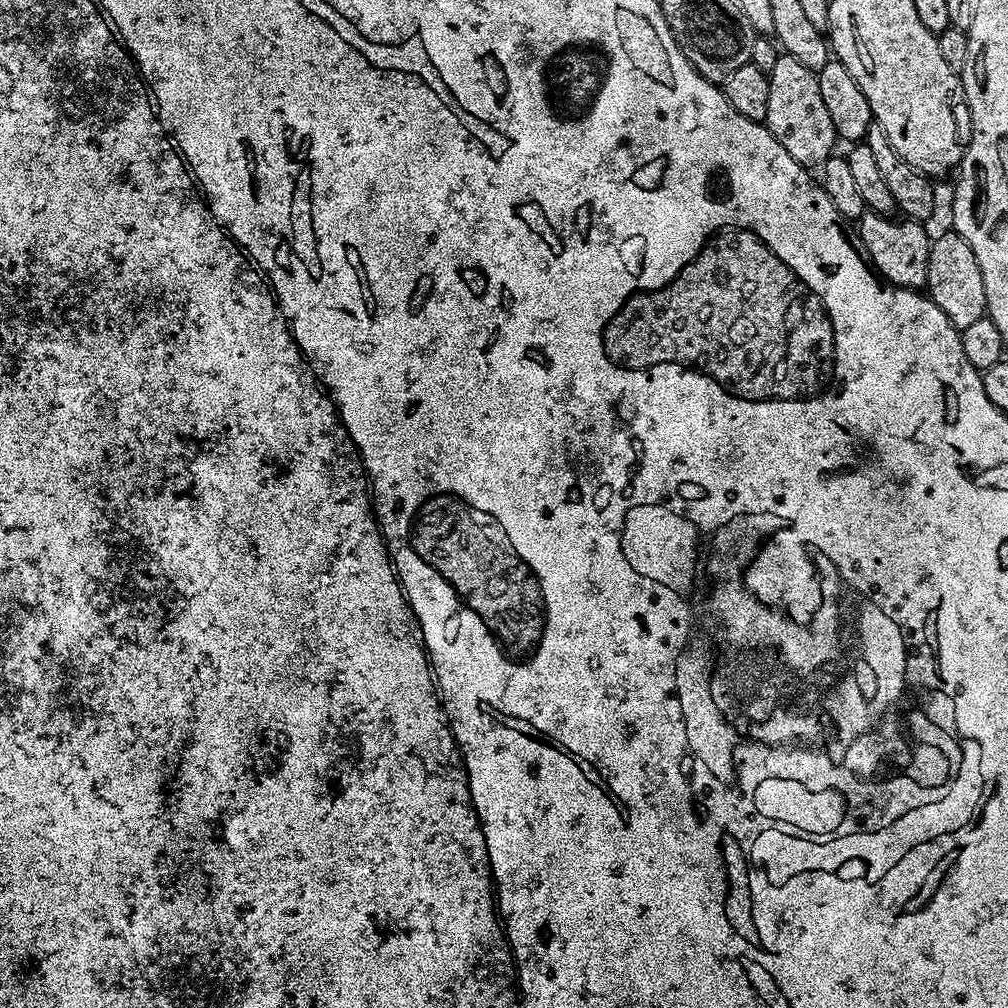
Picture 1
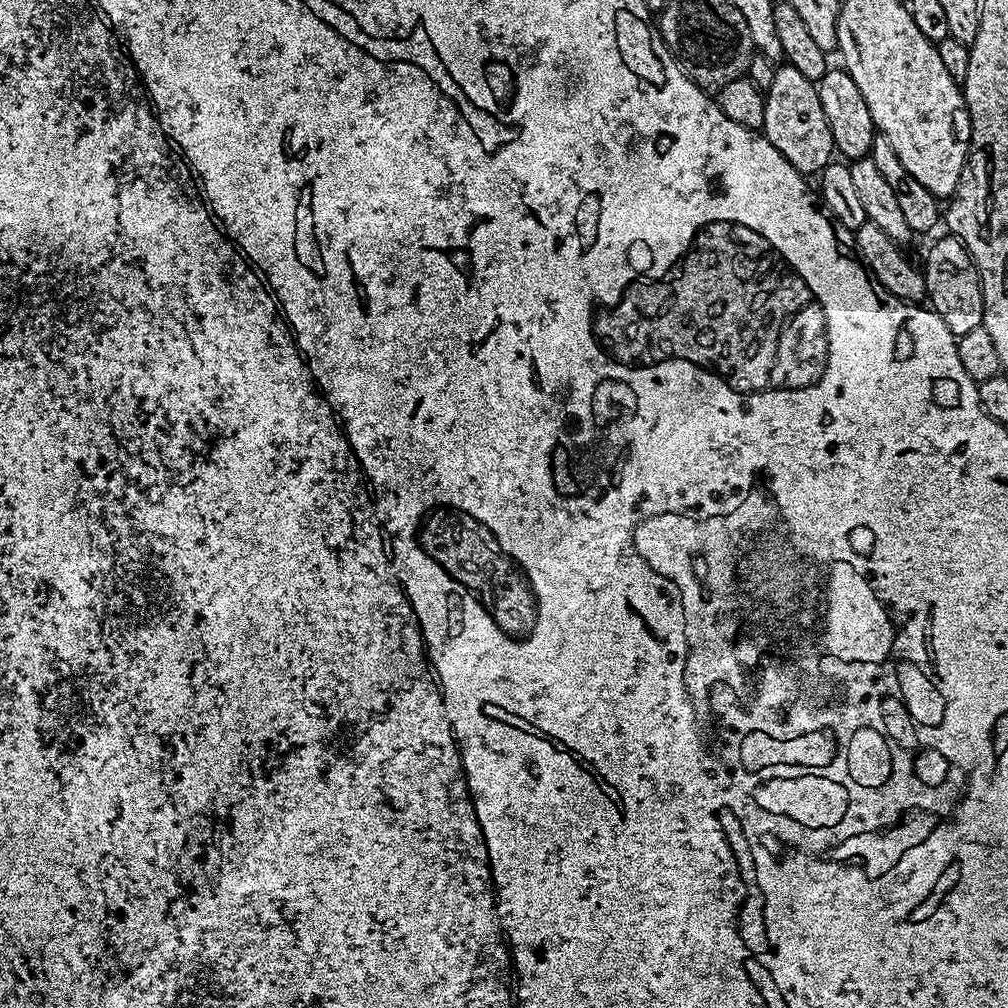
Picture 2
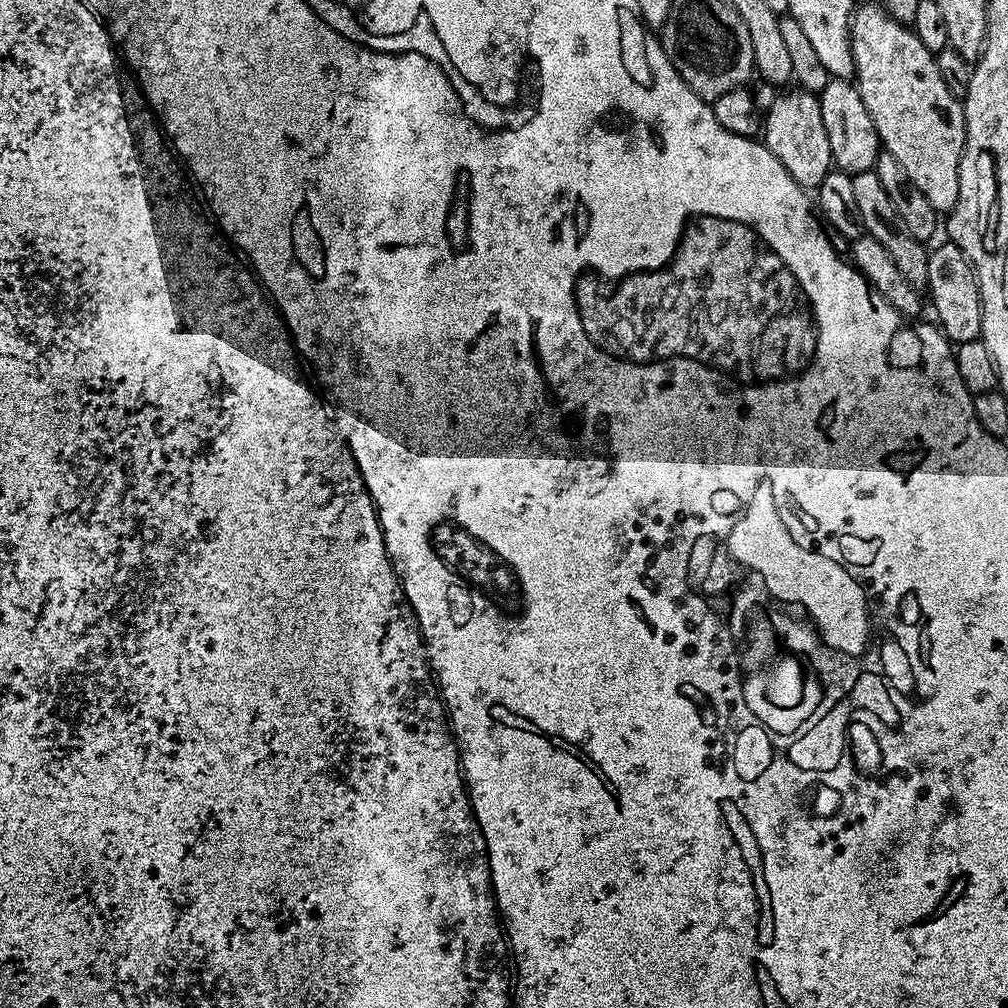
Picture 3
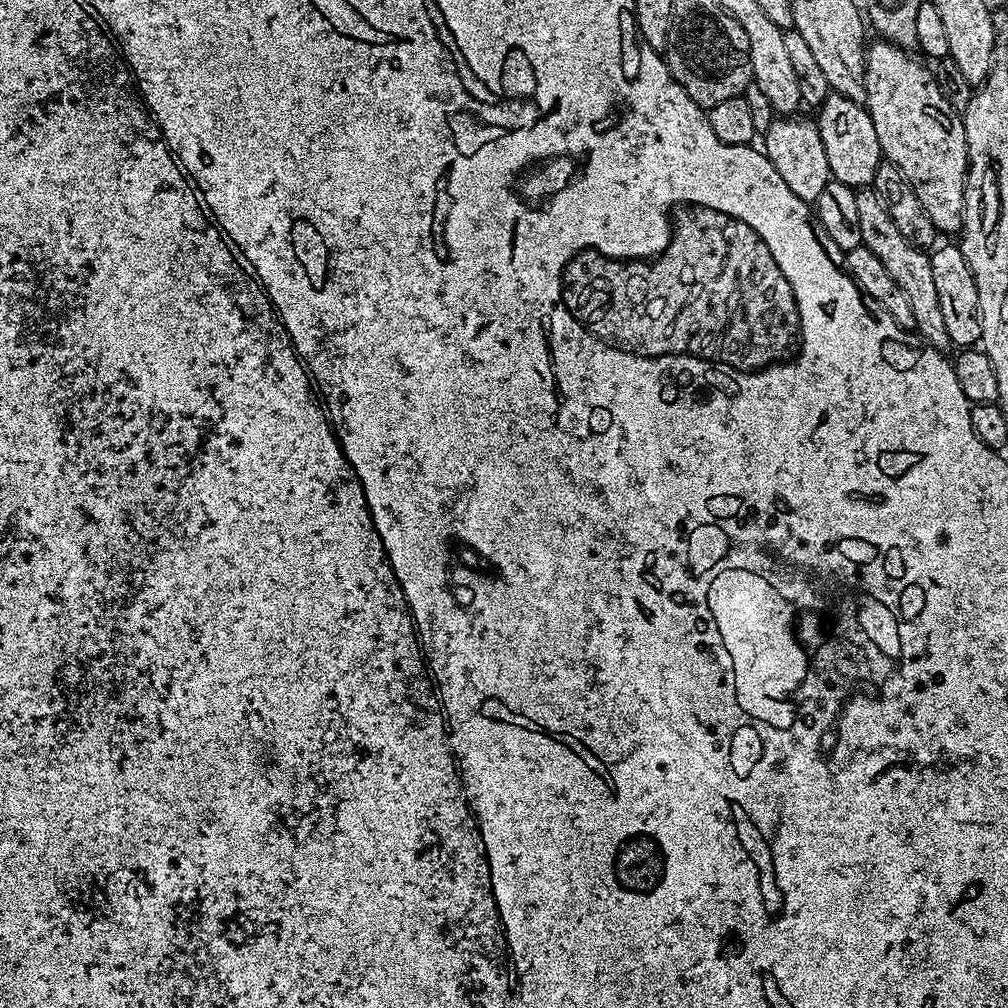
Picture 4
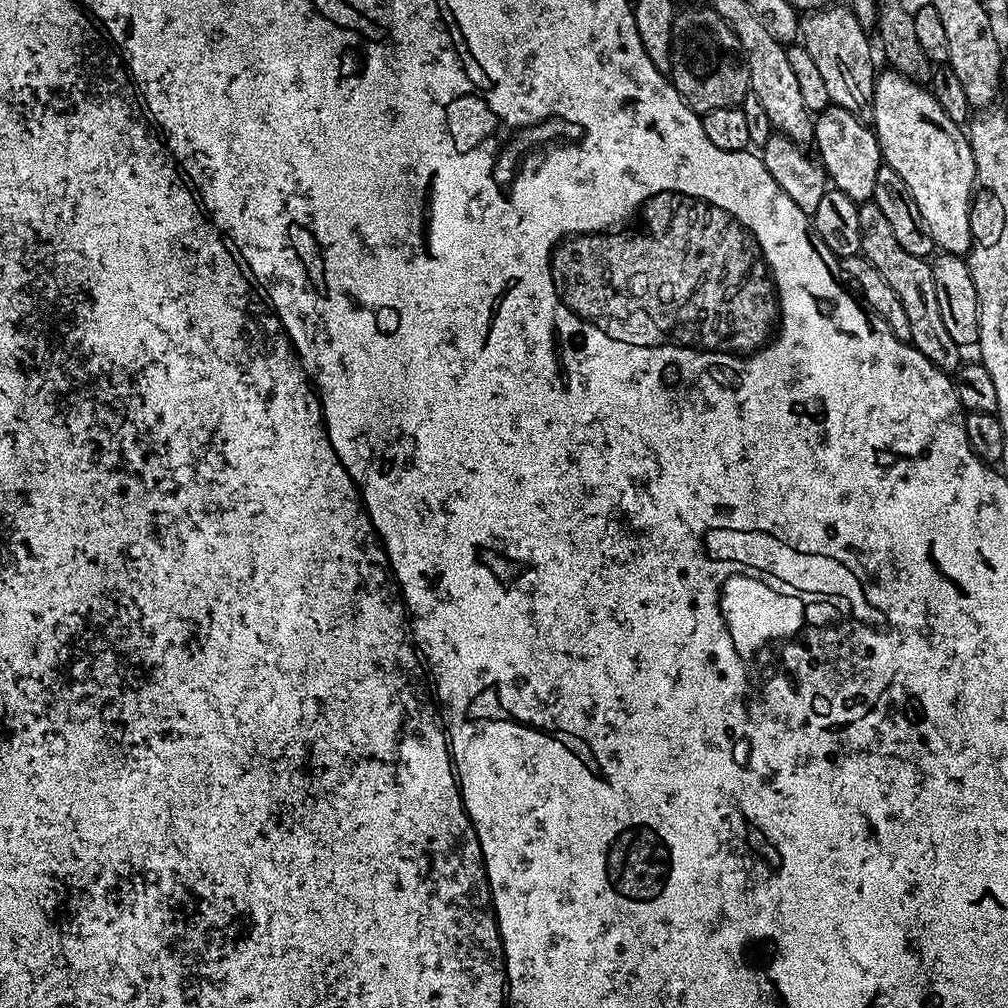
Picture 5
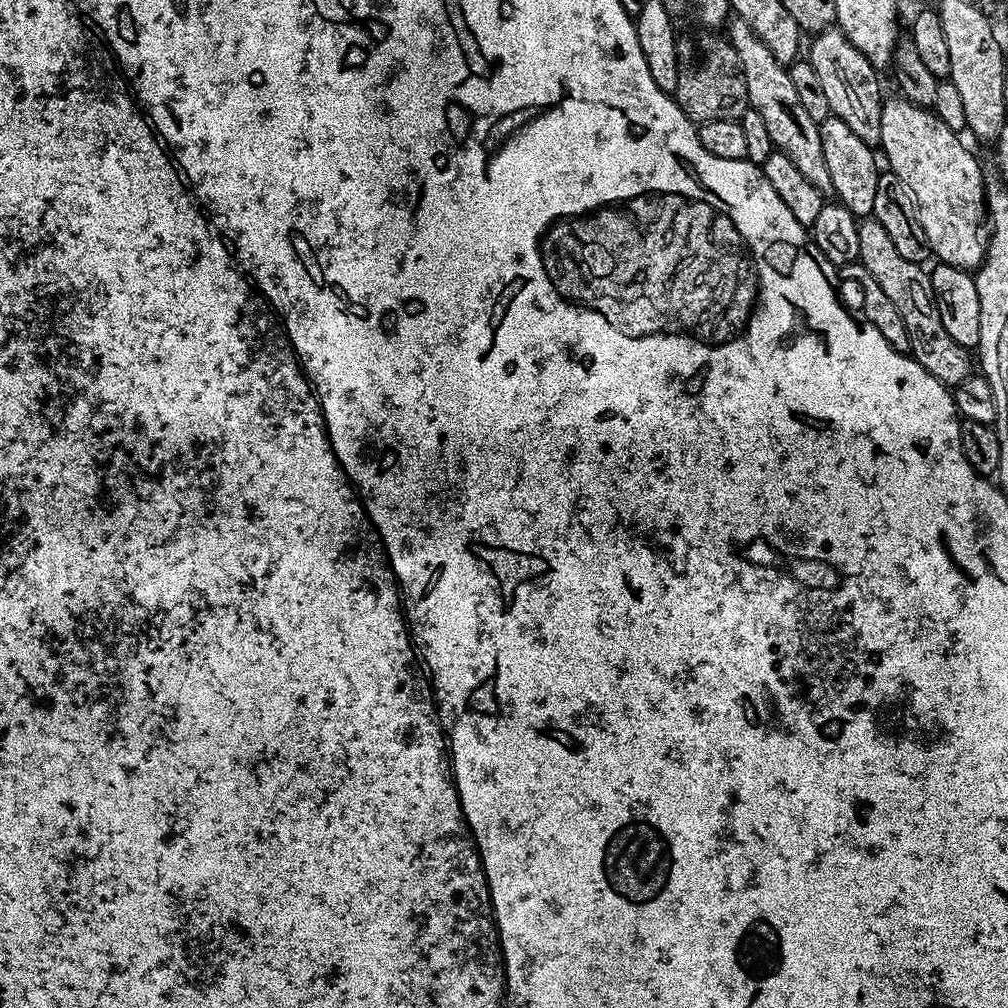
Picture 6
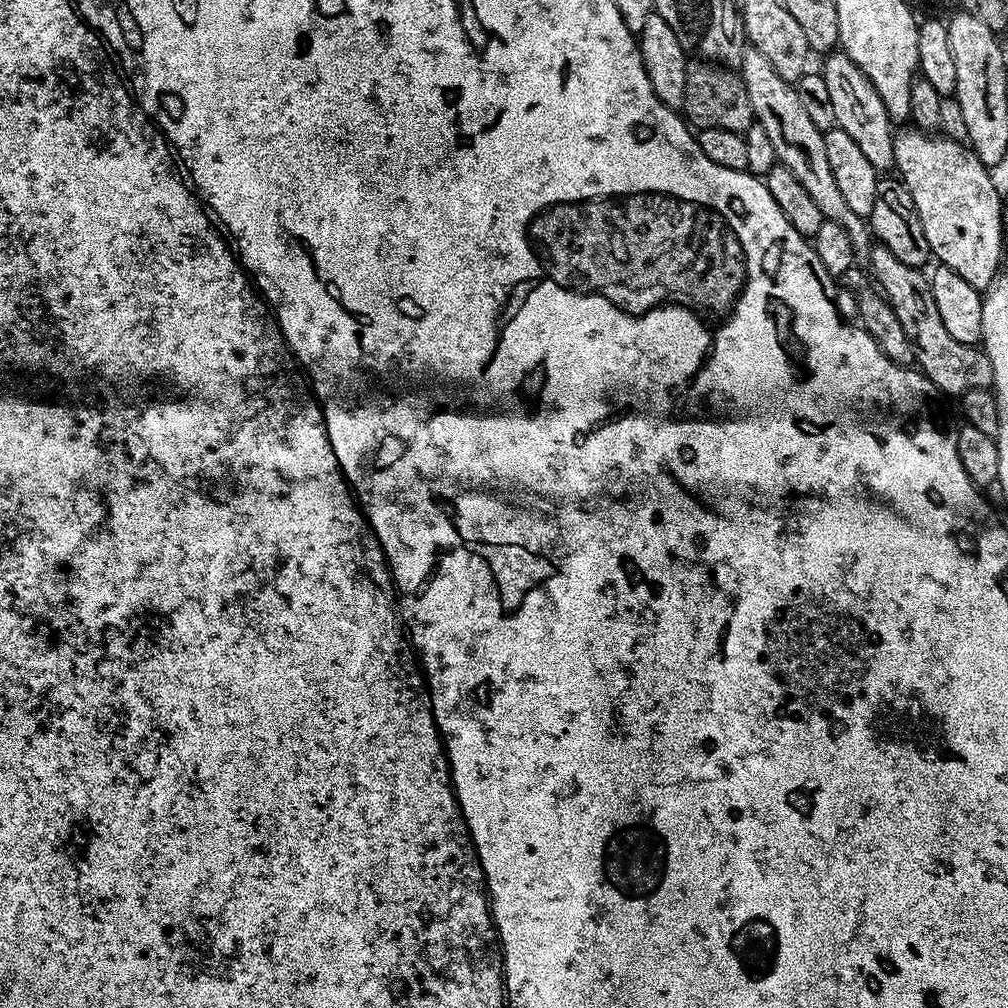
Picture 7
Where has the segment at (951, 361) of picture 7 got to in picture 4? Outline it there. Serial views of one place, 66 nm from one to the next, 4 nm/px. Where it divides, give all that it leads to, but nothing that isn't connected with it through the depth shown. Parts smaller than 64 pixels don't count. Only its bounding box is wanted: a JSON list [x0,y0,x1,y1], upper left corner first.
[856,187,950,349]

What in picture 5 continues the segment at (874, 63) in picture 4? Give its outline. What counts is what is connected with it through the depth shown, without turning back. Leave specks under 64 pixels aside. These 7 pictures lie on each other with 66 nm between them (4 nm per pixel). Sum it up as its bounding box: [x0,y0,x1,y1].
[870,70,976,256]

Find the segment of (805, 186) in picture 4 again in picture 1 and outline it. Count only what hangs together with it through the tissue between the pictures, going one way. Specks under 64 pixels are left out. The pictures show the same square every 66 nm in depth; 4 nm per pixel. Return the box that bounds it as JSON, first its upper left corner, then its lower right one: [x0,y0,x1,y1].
[763,54,838,169]

